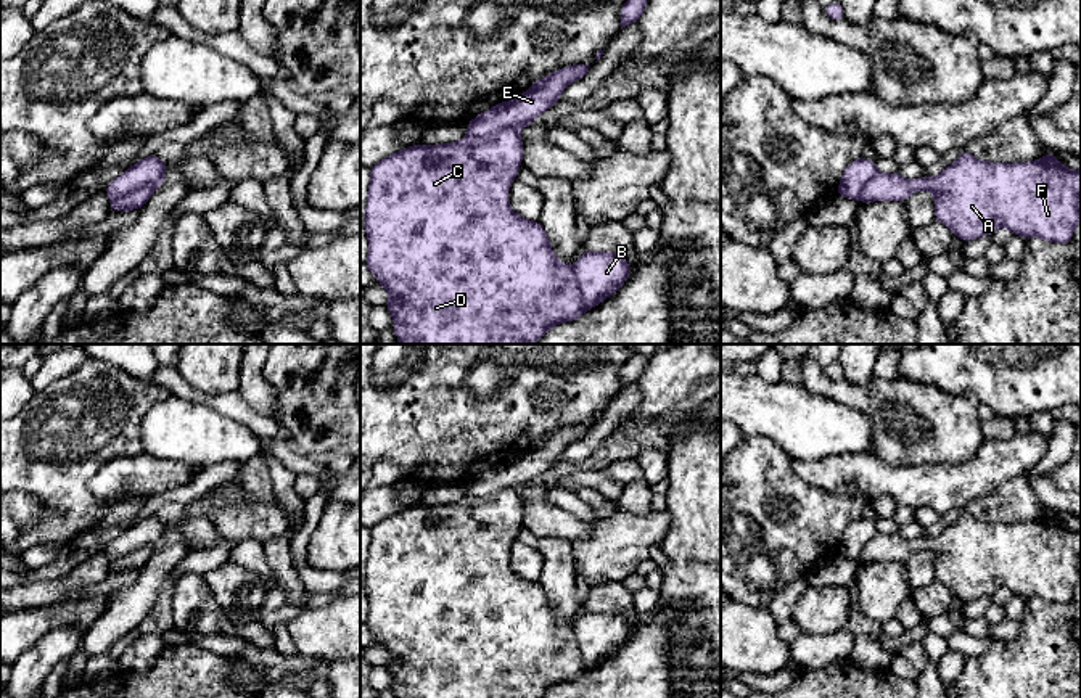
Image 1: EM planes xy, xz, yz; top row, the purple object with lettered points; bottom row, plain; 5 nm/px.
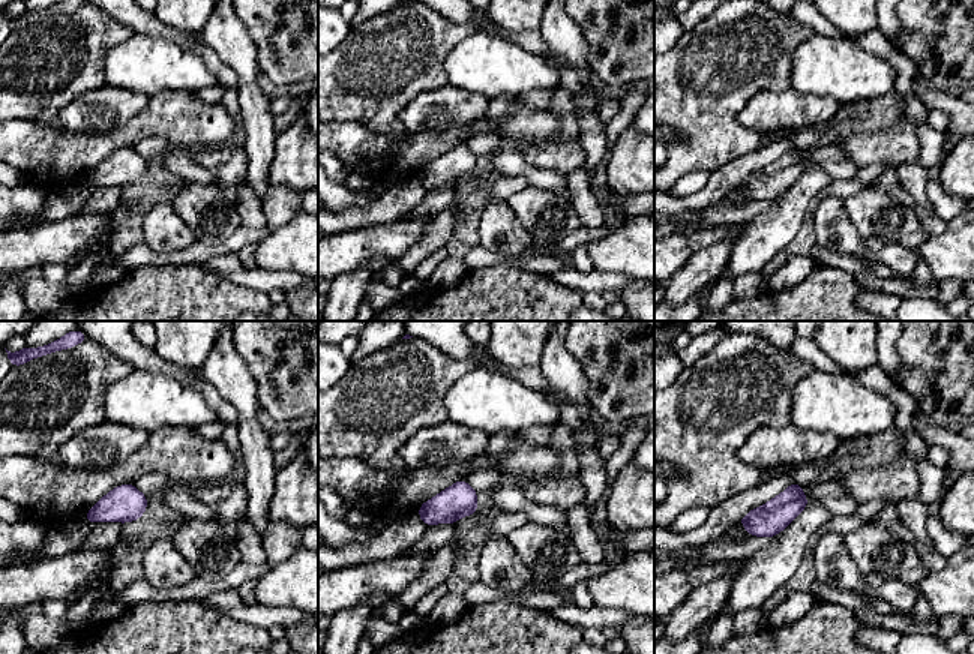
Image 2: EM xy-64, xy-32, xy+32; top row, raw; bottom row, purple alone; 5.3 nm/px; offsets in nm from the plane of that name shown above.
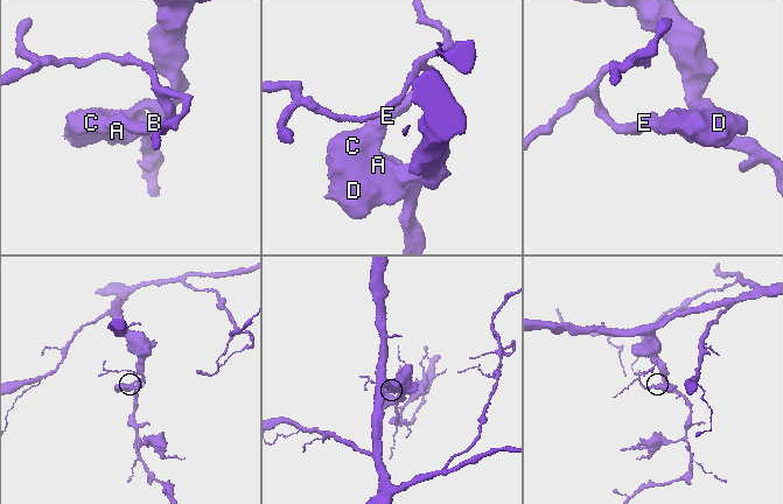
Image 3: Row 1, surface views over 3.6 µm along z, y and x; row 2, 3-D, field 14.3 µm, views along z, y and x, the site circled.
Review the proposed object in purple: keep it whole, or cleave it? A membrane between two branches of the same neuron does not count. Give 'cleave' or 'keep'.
cleave

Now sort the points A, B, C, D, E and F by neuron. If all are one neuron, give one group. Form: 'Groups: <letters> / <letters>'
Groups: A B C D F / E

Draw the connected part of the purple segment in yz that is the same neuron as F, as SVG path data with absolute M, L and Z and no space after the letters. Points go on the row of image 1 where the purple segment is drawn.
M967 150L936 177L907 180L877 172L859 195L861 203L904 201L915 191L935 193L935 217L962 241L997 228L1067 244L1081 220L1081 170L1065 167L1055 153L1031 162L989 162Z

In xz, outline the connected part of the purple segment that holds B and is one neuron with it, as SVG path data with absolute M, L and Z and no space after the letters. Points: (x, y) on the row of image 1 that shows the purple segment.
M502 129L486 137L467 135L455 143L413 145L381 159L370 169L367 195L365 230L368 256L365 265L389 293L384 307L394 318L394 333L401 344L534 344L552 326L579 318L586 310L598 306L616 293L627 280L631 269L624 254L586 251L573 267L563 264L550 246L540 222L526 220L508 204L508 187L521 167L523 140L515 129Z

